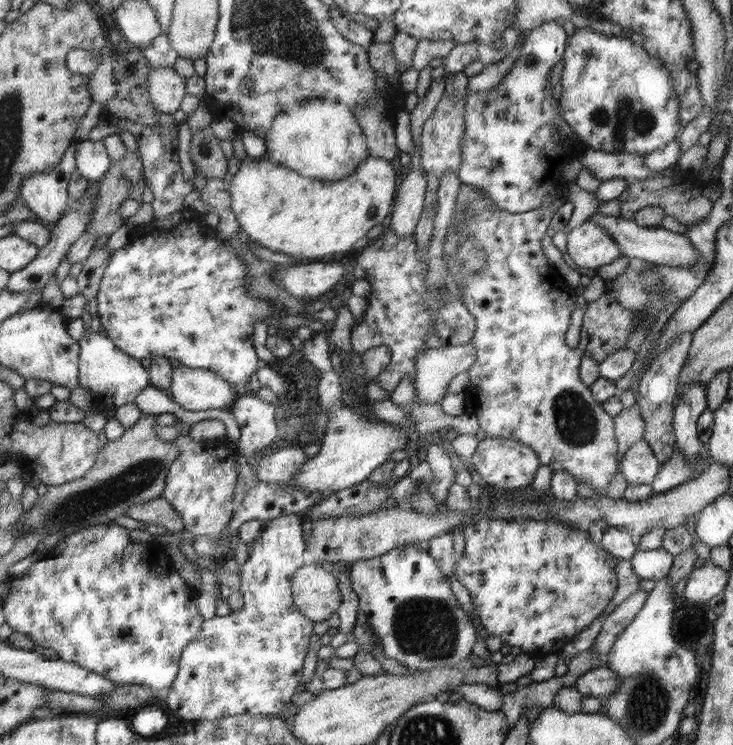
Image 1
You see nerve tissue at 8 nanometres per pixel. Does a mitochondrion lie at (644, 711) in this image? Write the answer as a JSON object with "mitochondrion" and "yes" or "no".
{"mitochondrion":"yes"}

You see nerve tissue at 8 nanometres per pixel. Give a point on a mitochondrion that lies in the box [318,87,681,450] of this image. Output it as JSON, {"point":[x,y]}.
{"point":[577,425]}

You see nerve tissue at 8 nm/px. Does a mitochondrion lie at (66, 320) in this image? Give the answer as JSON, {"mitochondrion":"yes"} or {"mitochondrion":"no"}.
{"mitochondrion":"no"}

